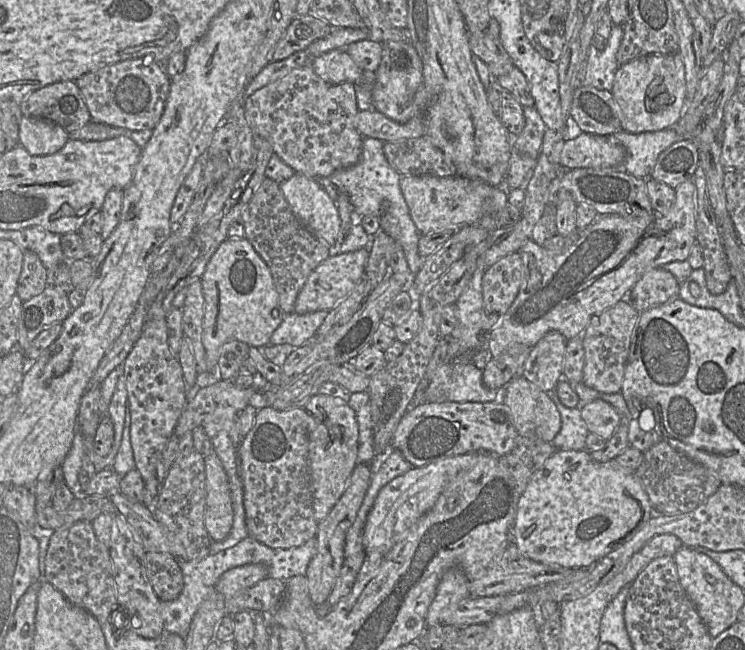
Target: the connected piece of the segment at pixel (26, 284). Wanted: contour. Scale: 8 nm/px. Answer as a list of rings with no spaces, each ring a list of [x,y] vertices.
[[[24,250],[23,266],[18,279],[16,296],[23,302],[42,293],[50,284],[50,274],[39,256]]]

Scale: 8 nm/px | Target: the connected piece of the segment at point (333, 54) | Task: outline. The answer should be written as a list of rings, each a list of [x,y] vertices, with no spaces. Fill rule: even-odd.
[[[334,49],[311,58],[309,66],[328,84],[352,83],[357,85],[363,71],[356,65],[345,49]]]

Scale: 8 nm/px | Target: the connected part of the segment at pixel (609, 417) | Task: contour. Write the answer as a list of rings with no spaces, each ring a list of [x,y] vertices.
[[[601,399],[586,403],[581,408],[581,413],[588,431],[605,441],[613,435],[621,420],[620,414]]]

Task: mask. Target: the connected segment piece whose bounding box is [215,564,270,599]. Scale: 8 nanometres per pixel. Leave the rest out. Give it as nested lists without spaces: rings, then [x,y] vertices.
[[[261,564],[235,567],[221,575],[215,590],[225,599],[230,599],[239,591],[252,587],[269,576],[267,567]]]

